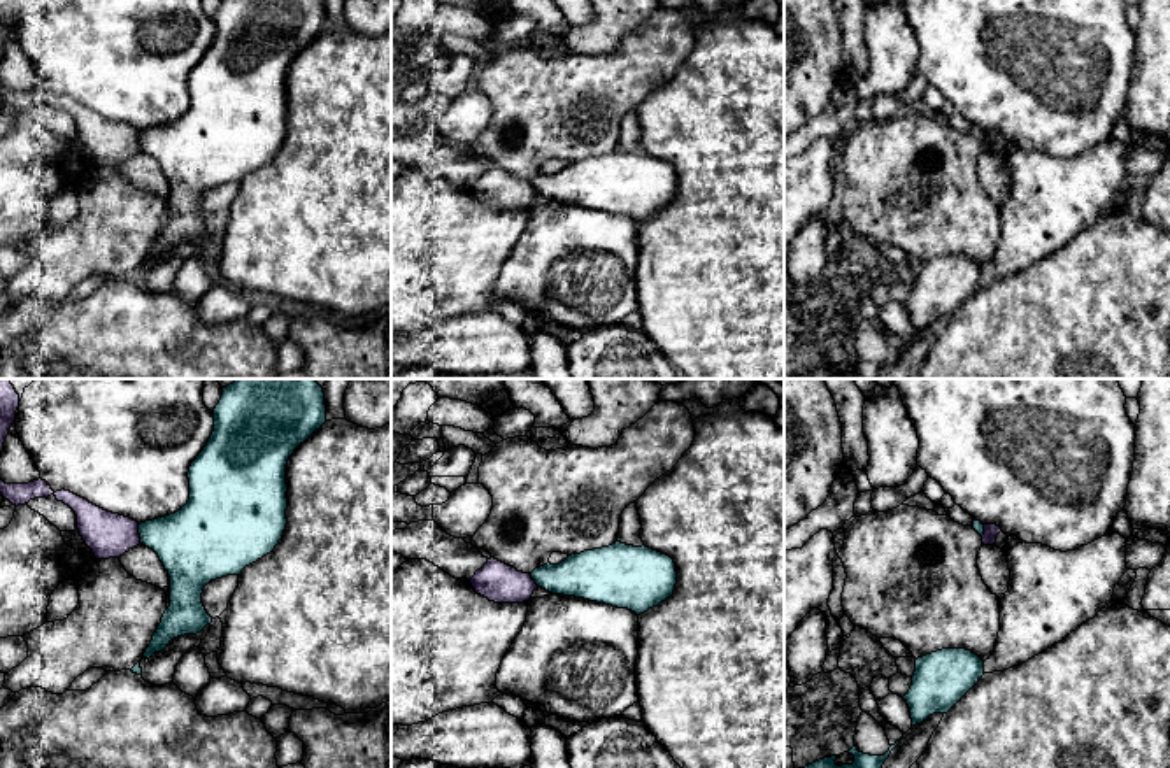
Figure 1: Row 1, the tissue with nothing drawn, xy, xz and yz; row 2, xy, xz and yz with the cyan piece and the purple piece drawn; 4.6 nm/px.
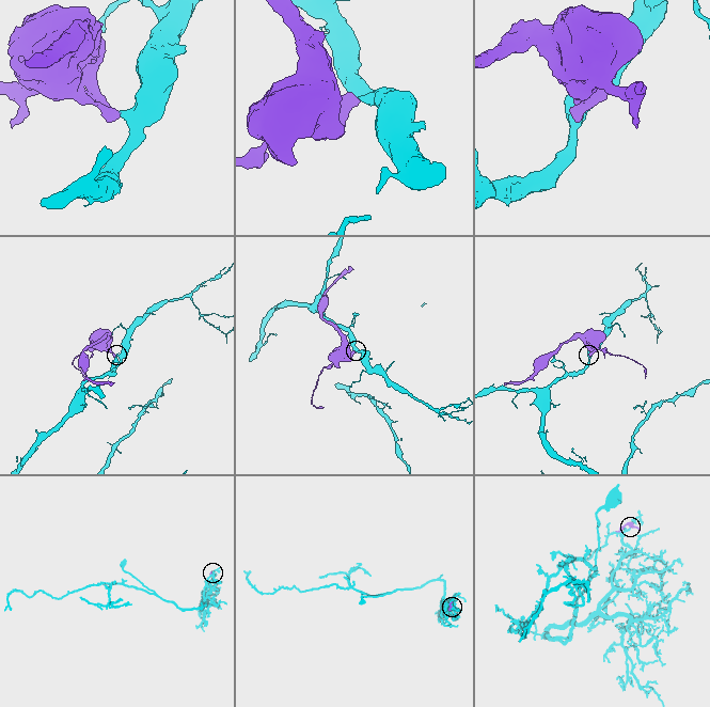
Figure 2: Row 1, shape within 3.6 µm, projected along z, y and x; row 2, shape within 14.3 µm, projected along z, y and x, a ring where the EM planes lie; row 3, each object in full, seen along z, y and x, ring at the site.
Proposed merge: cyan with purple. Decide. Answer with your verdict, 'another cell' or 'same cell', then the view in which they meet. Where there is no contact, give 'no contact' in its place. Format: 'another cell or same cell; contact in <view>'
another cell; contact in xy

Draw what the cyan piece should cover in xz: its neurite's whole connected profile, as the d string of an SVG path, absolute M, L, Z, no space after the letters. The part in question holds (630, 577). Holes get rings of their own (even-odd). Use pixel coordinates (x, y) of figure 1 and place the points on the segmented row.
M621 542L572 554L560 565L547 563L530 575L553 594L628 608L637 615L670 598L677 584L670 556Z

